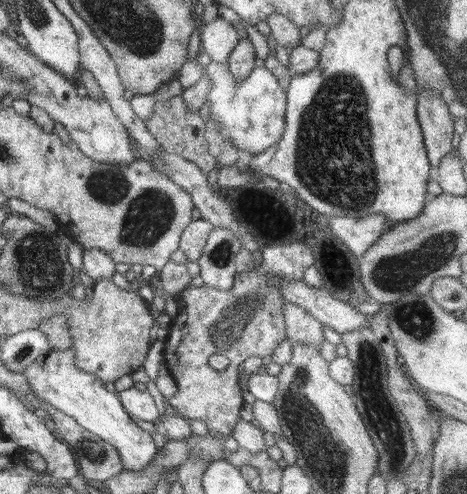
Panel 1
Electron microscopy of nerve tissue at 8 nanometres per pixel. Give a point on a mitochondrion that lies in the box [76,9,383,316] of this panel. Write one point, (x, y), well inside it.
(348, 152)

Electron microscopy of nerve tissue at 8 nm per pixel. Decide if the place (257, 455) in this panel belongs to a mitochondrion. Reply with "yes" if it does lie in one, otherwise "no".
no

